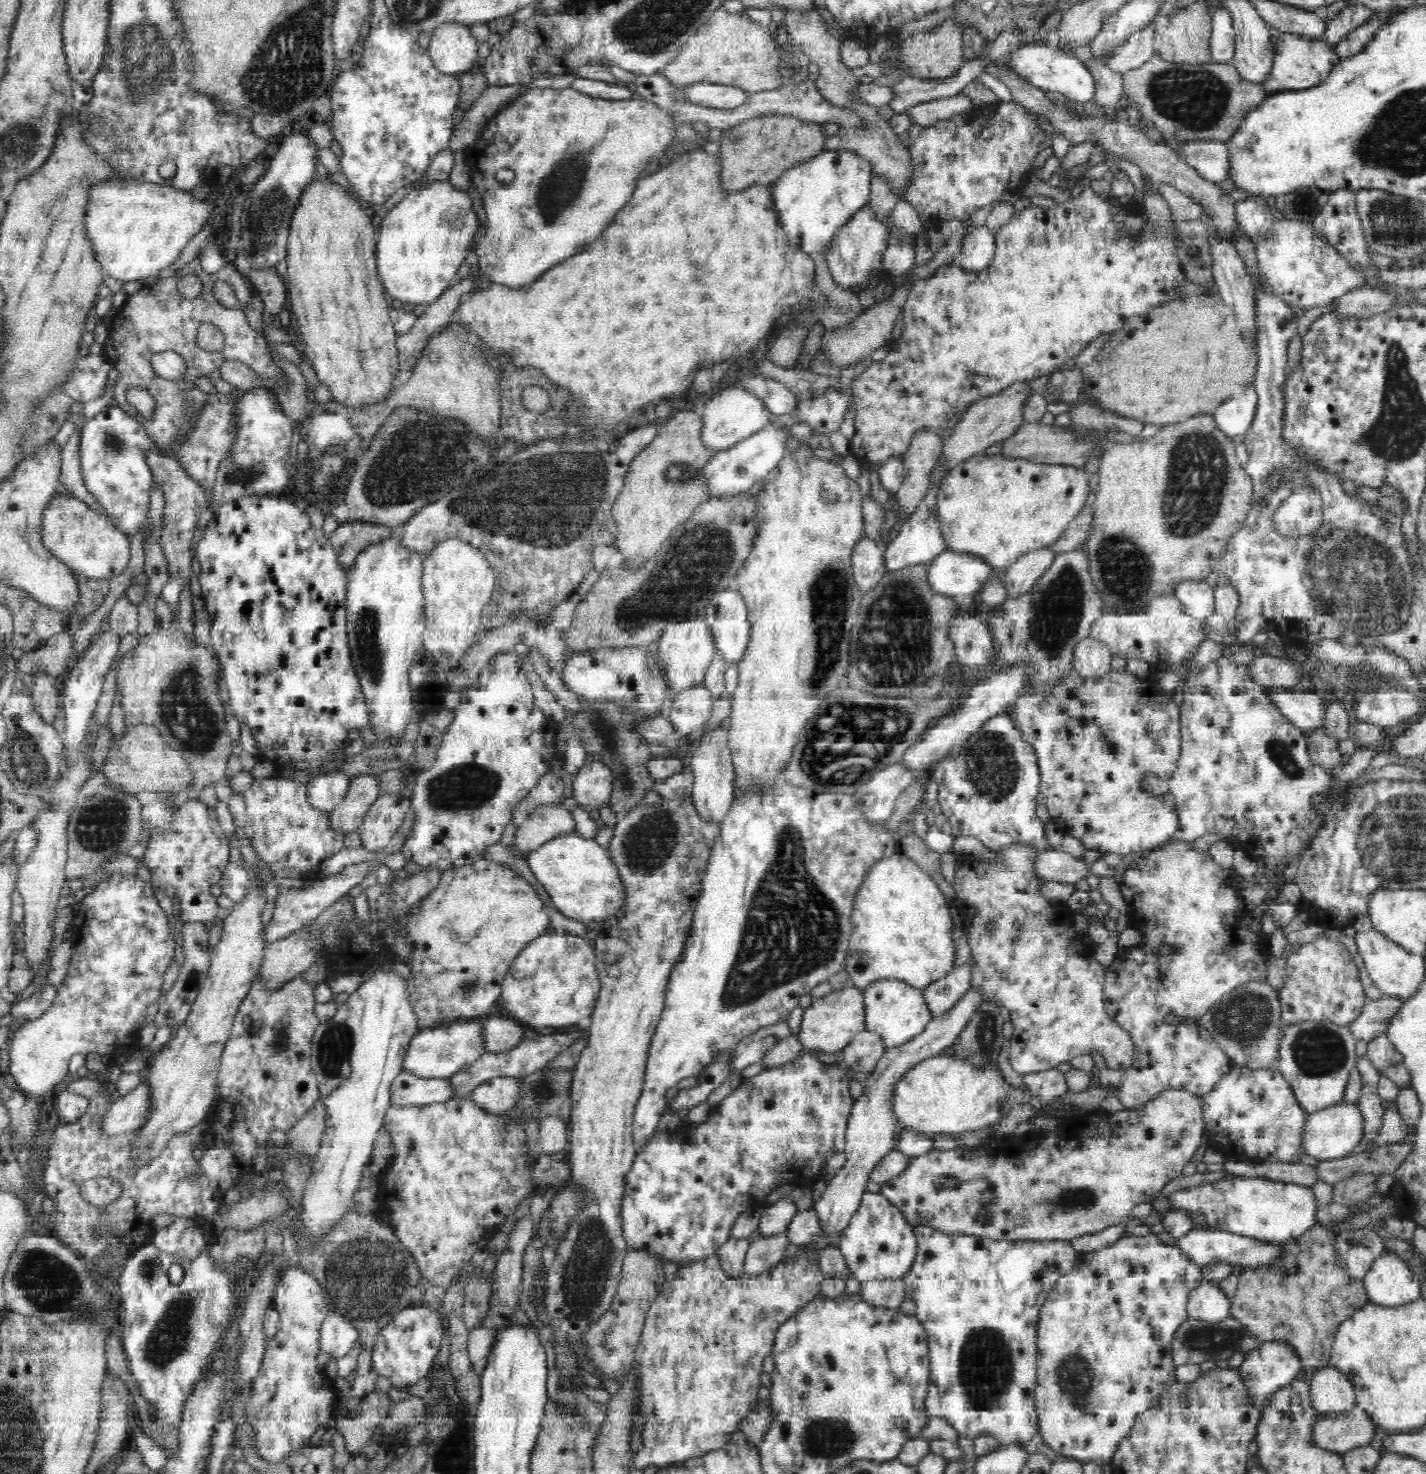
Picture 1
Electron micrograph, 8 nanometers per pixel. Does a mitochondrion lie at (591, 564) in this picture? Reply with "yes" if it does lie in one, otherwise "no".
no

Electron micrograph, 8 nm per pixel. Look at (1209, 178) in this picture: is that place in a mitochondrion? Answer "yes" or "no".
no

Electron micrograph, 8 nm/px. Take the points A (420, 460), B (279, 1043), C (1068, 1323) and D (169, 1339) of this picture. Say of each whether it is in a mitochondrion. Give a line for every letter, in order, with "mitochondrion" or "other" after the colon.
A: mitochondrion
B: mitochondrion
C: other
D: mitochondrion

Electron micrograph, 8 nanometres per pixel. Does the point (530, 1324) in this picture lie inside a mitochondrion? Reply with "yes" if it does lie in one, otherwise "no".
no

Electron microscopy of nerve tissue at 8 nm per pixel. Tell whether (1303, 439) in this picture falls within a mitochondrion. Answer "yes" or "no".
no

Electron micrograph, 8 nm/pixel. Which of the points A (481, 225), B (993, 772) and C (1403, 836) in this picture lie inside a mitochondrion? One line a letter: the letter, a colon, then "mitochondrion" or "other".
A: other
B: mitochondrion
C: mitochondrion

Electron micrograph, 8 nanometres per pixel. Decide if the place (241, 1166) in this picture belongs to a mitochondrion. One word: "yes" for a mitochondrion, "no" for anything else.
no

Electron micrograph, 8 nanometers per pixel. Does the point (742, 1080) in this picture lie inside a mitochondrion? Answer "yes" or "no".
no

